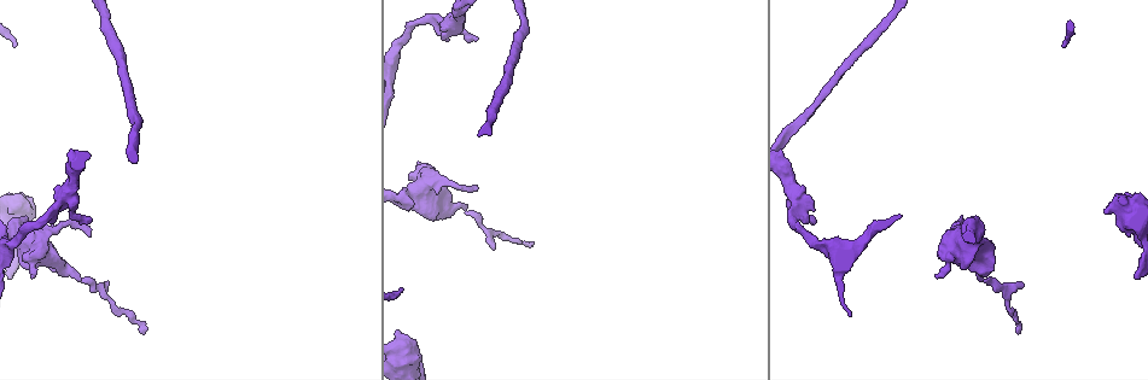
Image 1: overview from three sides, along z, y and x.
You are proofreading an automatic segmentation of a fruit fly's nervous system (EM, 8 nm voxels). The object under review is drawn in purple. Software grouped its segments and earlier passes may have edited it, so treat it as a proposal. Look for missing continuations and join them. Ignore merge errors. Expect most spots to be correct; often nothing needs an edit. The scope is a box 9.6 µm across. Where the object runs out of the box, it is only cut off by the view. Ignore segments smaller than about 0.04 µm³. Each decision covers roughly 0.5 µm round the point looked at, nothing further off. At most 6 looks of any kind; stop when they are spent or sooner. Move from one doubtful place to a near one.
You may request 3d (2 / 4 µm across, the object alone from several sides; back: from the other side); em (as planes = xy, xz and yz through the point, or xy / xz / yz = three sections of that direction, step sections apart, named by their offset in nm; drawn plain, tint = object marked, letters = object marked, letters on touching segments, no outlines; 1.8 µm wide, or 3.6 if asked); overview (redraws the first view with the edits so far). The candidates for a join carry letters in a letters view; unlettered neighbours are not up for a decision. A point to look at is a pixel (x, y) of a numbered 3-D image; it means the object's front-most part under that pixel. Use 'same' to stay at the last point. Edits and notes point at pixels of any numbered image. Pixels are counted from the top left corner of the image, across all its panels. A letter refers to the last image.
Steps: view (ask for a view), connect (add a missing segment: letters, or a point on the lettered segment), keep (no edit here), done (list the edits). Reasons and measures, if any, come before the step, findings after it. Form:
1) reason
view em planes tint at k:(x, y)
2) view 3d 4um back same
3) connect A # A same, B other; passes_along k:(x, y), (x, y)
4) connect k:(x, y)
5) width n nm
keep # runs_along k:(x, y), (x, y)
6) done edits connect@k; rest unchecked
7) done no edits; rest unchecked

an open end
view em planes letters at 1:(410, 205)

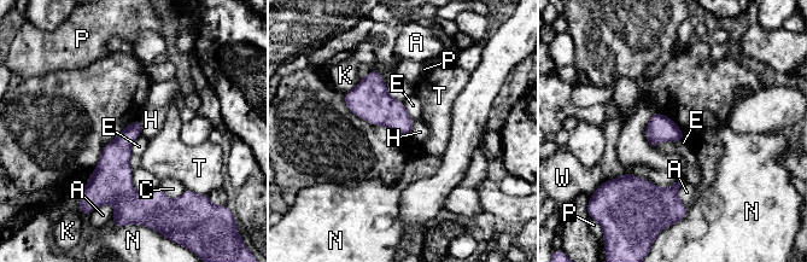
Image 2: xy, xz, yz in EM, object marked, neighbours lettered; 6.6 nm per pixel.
keep # A other, C other, E other, H other, K other, N other, P other, T other, W other; border 2:(415, 121), (408, 138); no lettered segment goes on from it

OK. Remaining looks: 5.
tapers out
view em yz step 16 letters at 1:(475, 187)

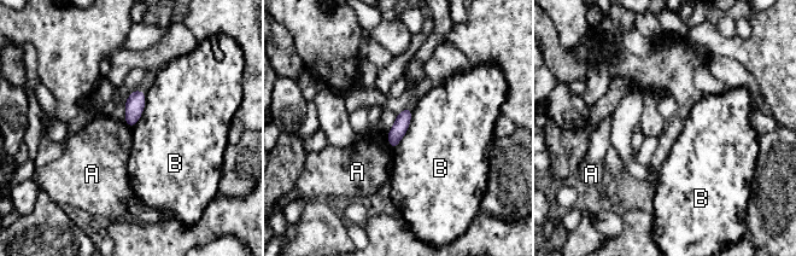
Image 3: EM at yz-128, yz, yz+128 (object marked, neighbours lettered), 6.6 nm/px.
view em planes letters same

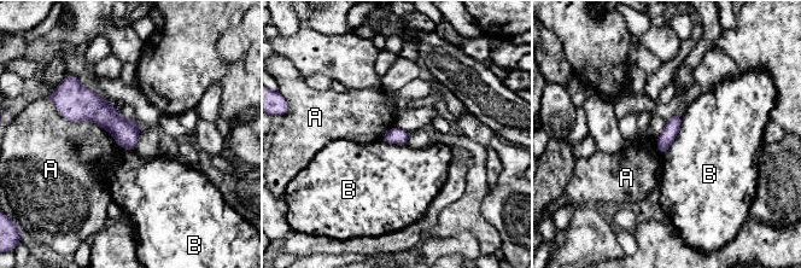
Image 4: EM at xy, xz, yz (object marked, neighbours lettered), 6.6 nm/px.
keep # A other, B other; border 4:(680, 114), (677, 137), (662, 156); none of them fits

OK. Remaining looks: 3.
branch stops here
view em 3.6um yz step 4 tint at 1:(89, 217)

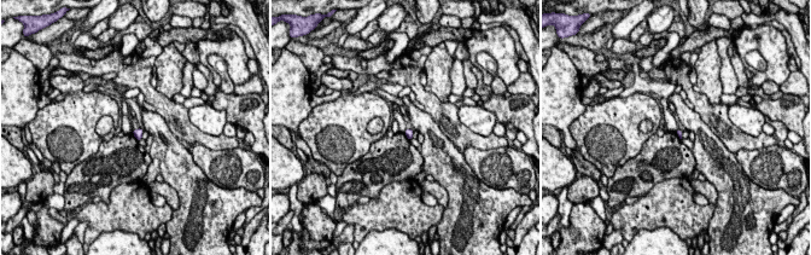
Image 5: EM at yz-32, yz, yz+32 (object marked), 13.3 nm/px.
view em 3.6um planes letters same

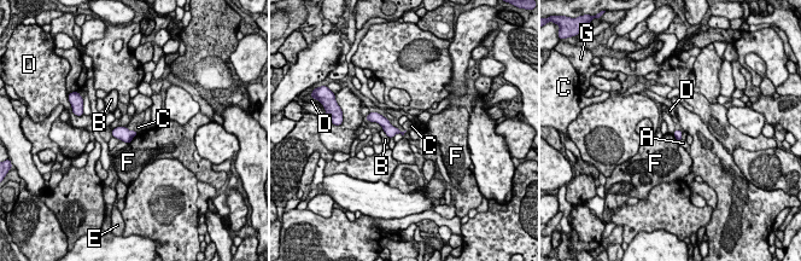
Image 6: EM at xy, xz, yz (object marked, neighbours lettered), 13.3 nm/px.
width 100 nm
keep # A other, B other, C other, D other, E other, F other, G other; border 6:(676, 129), (672, 133); no lettered segment goes on from it

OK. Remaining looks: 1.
done no edits; rest unchecked

